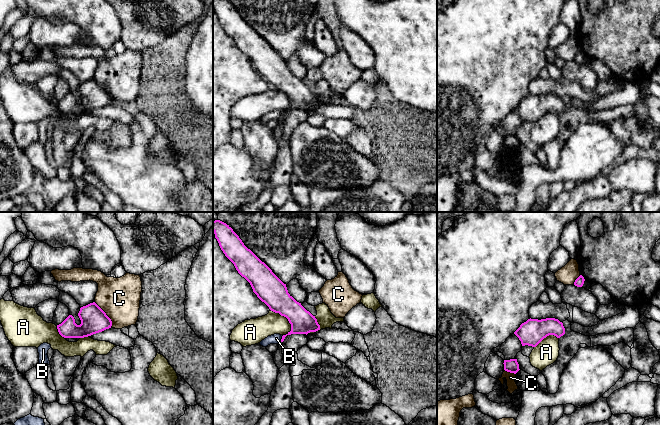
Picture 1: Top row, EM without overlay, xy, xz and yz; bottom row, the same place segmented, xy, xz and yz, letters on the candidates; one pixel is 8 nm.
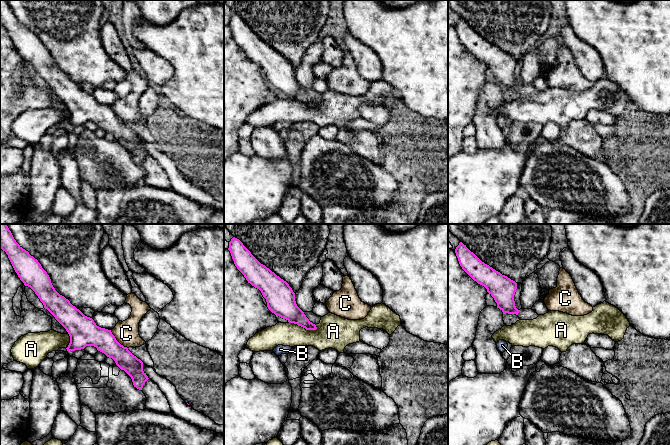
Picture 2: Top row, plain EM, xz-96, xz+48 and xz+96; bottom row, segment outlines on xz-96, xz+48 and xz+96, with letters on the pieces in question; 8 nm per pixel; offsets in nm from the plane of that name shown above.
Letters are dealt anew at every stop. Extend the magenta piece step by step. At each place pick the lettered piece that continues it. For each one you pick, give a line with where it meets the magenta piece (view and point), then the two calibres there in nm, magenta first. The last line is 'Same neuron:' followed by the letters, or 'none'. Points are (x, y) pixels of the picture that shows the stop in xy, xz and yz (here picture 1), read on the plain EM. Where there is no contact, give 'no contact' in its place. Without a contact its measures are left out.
Same neuron: none

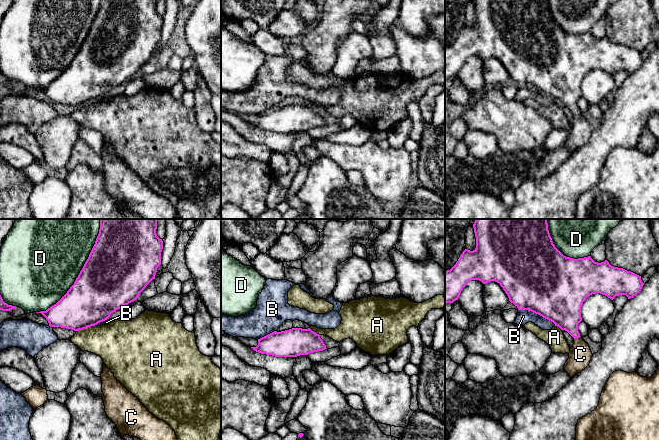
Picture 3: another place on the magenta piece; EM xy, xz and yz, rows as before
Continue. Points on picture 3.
C: yz (577, 113) | 280/180 nm
Same neuron: C

